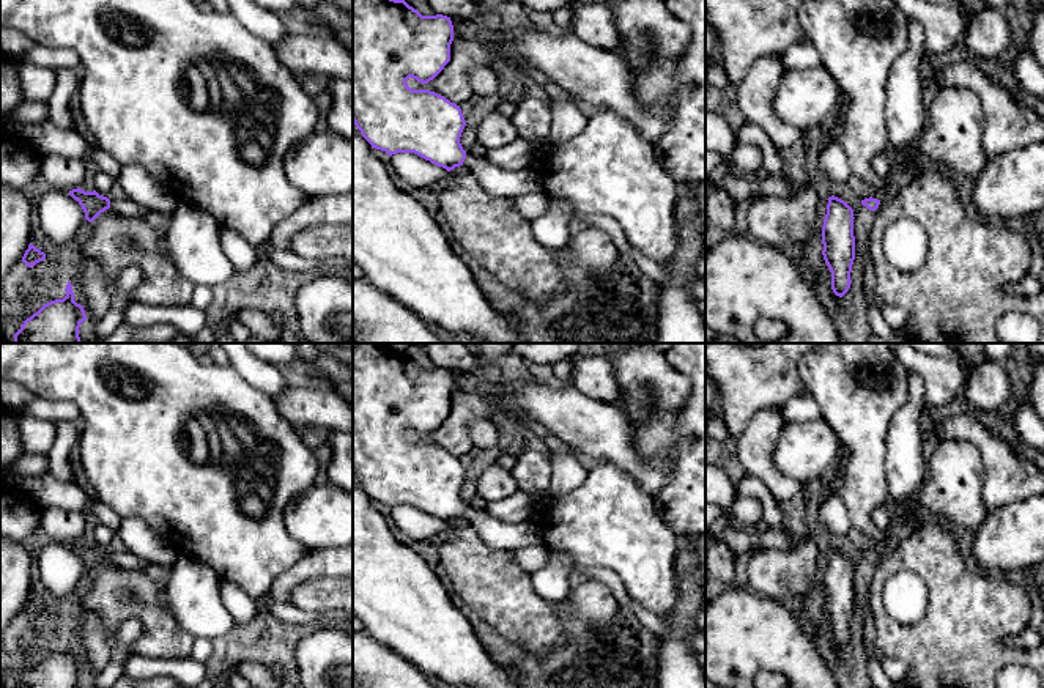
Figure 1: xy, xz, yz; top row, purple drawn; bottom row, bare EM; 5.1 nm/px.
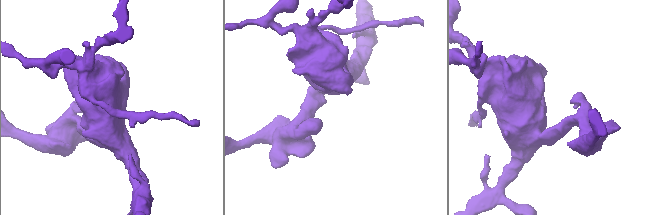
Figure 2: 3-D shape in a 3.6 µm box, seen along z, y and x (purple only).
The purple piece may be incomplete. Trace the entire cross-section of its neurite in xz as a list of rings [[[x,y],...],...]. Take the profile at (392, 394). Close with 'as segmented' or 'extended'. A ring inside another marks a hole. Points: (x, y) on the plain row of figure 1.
[[[353,343],[353,475],[372,501],[386,504],[389,509],[397,505],[414,505],[431,516],[446,521],[463,520],[471,524],[480,540],[498,551],[515,551],[528,546],[543,546],[543,534],[532,523],[505,523],[483,509],[468,507],[460,490],[466,479],[460,458],[430,442],[413,442],[406,433],[409,430],[420,436],[433,433],[450,414],[450,397],[454,394],[454,378],[450,370],[422,368],[405,353],[395,353],[378,343]]]; extended

